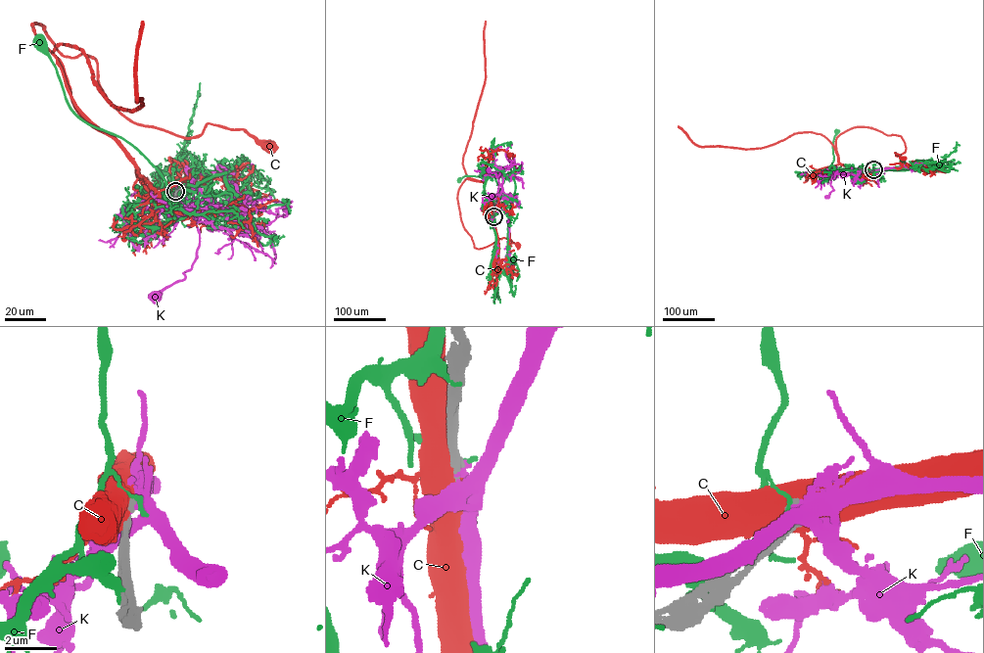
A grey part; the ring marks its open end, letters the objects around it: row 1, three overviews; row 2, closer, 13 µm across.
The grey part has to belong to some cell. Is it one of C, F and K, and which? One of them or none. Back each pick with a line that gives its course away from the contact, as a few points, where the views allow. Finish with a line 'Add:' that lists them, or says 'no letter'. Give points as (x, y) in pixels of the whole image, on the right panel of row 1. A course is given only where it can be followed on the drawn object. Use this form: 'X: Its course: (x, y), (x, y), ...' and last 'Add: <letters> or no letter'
Add: no letter

